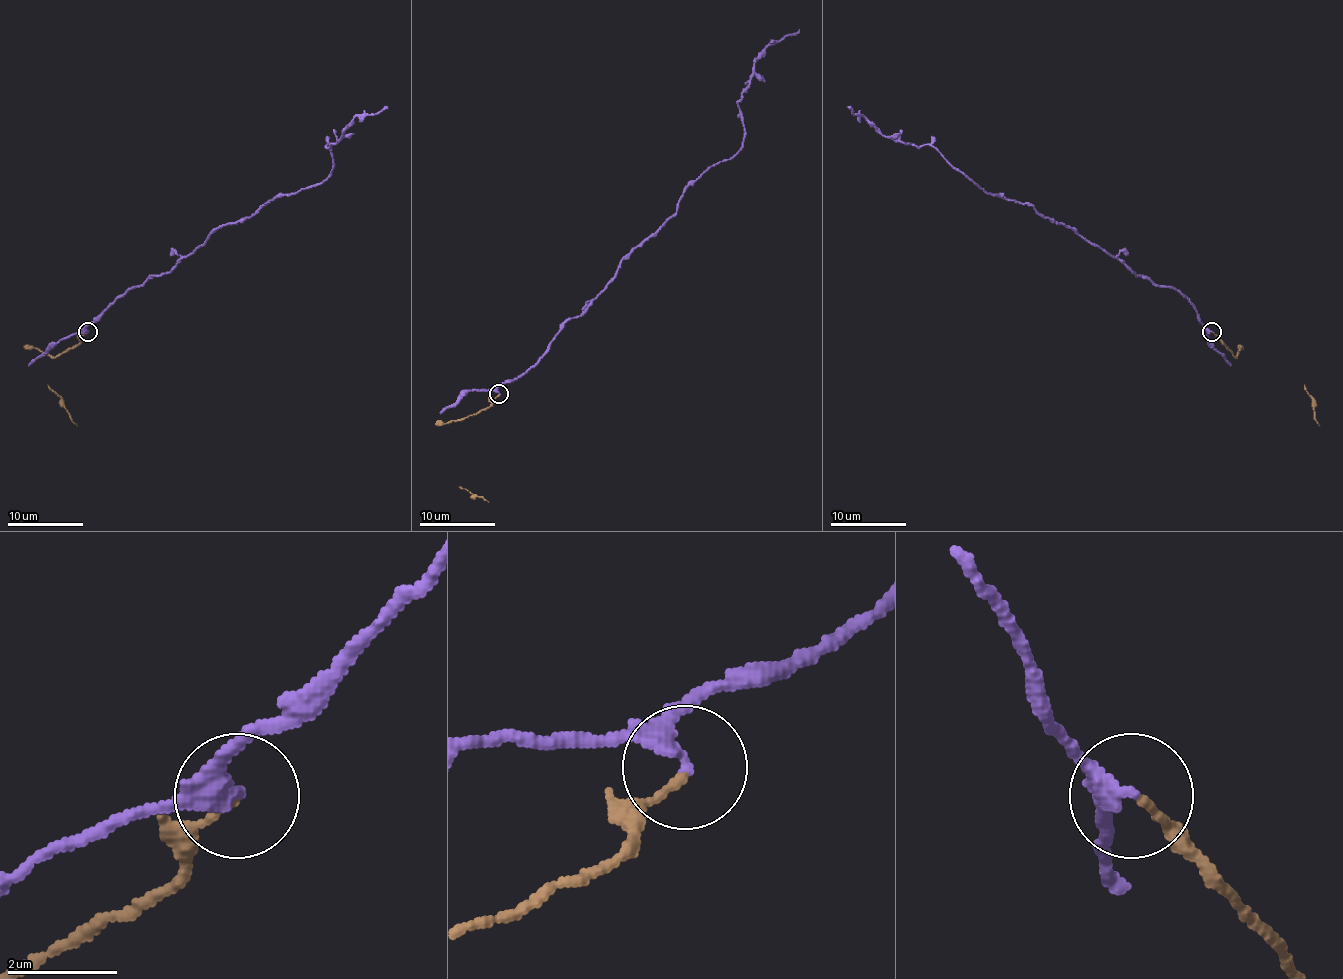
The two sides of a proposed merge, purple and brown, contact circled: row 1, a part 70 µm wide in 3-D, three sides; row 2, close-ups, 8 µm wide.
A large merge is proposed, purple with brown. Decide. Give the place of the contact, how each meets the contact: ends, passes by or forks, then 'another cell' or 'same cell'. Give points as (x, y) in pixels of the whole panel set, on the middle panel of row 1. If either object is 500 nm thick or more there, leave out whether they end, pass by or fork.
place (499, 394); purple passes by; brown ends; another cell

